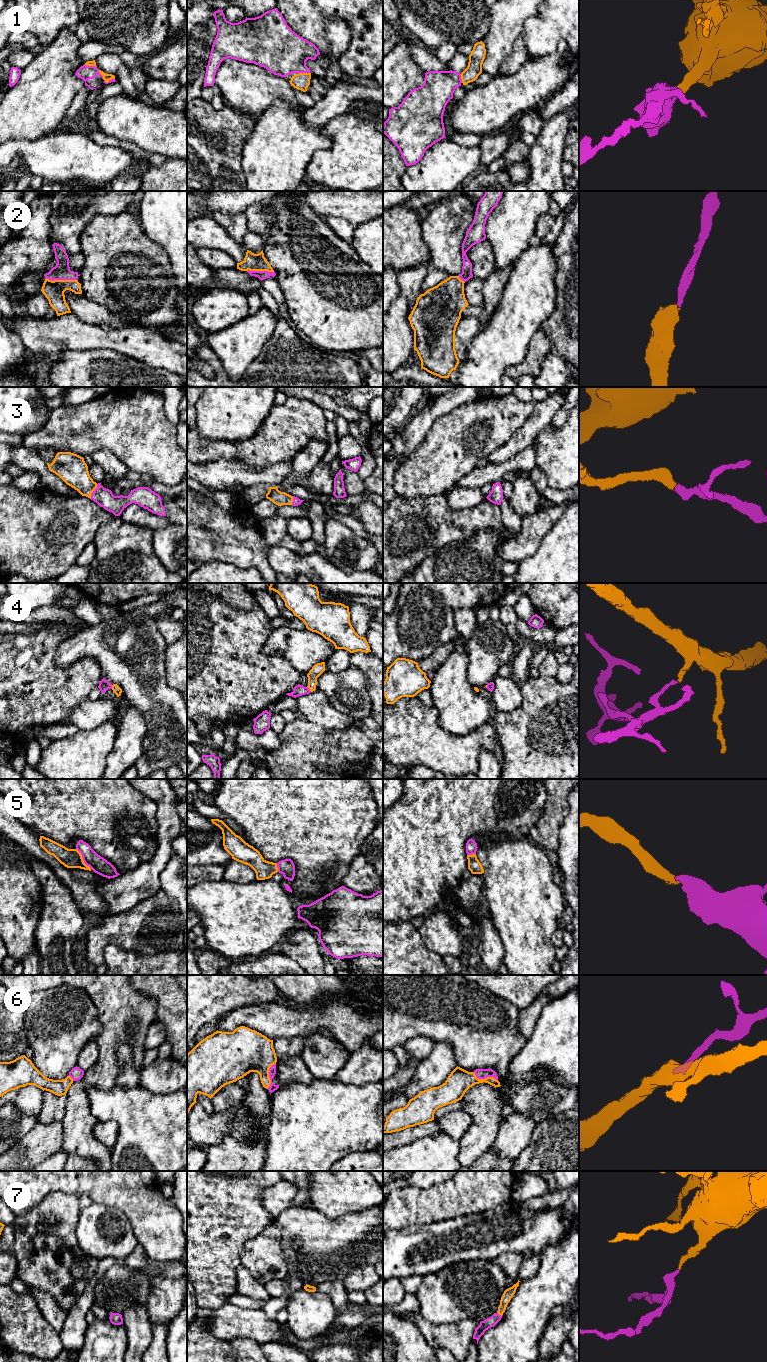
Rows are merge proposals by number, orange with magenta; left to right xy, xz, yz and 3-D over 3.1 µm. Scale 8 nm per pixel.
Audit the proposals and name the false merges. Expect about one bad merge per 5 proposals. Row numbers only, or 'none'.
none

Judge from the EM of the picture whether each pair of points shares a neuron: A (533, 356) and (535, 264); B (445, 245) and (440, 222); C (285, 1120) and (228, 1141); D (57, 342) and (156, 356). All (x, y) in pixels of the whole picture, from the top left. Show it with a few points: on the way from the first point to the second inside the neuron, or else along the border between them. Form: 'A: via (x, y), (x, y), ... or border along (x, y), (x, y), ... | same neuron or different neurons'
A: border along (540, 328), (532, 336), (525, 357) | different neurons
B: via (444, 239), (444, 228) | same neuron
C: border along (270, 1104), (268, 1143), (265, 1150) | different neurons
D: via (82, 339), (131, 341) | same neuron

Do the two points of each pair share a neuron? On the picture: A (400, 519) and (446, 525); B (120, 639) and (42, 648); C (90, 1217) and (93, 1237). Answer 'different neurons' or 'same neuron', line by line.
A: same neuron
B: different neurons
C: same neuron

